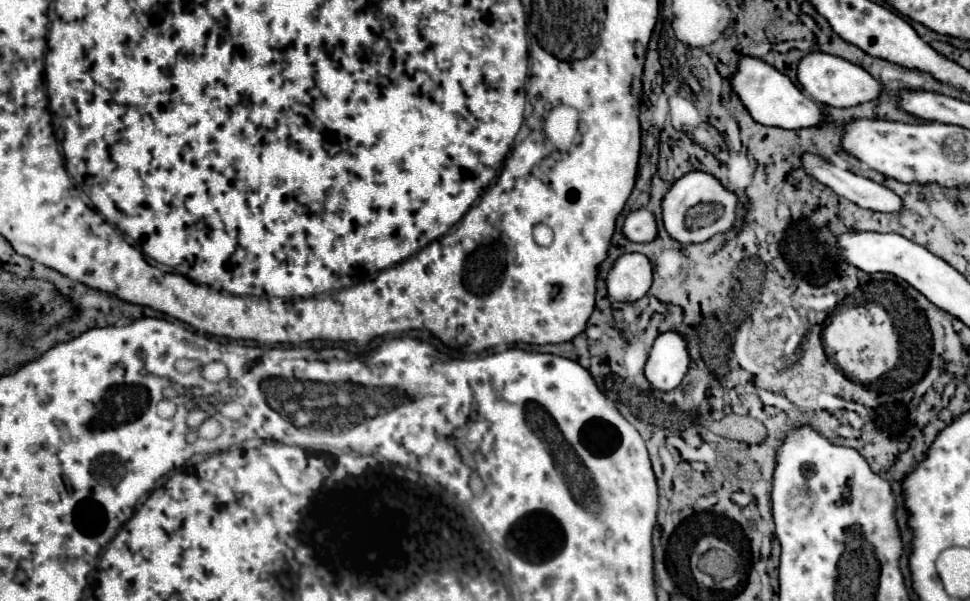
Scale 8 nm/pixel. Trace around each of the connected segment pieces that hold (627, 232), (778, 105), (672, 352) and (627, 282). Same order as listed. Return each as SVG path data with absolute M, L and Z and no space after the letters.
M638 209L638 211L628 213L624 217L622 235L628 241L634 241L634 243L648 243L648 241L652 241L652 237L656 237L654 215L650 211L646 211L646 209Z
M748 55L740 57L736 73L730 79L730 85L738 95L738 99L742 101L744 109L750 113L750 117L756 123L782 127L782 129L800 129L800 127L818 125L824 119L824 113L820 111L820 105L816 101L802 95L802 91L784 73L780 73L762 59Z
M662 333L648 355L644 377L658 391L672 391L680 385L690 365L686 341L678 333Z
M642 253L620 255L606 277L608 297L614 301L638 301L652 285L652 265Z

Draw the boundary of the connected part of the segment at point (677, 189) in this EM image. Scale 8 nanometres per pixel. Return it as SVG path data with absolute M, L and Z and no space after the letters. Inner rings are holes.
M690 171L684 177L680 177L678 181L674 181L672 187L668 189L668 193L662 197L662 223L664 223L664 229L668 231L668 235L674 241L678 241L678 243L702 243L702 241L710 239L716 233L728 231L734 225L734 209L736 209L736 195L730 193L728 189L724 189L724 185L716 177L712 177L708 173L700 173L700 171ZM698 203L716 203L716 205L722 205L724 213L710 227L702 227L702 229L690 231L690 229L684 227L684 217L686 217L686 211L690 207L698 205Z

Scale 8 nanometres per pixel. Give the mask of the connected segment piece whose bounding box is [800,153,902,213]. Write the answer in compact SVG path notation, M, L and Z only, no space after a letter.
M802 153L800 155L802 169L822 185L830 187L836 195L850 199L852 203L872 209L872 211L882 211L882 213L896 213L900 209L902 201L896 197L890 189L884 185L878 185L866 177L860 177L852 171L840 169L832 165L830 161L822 159L820 155L814 153Z

